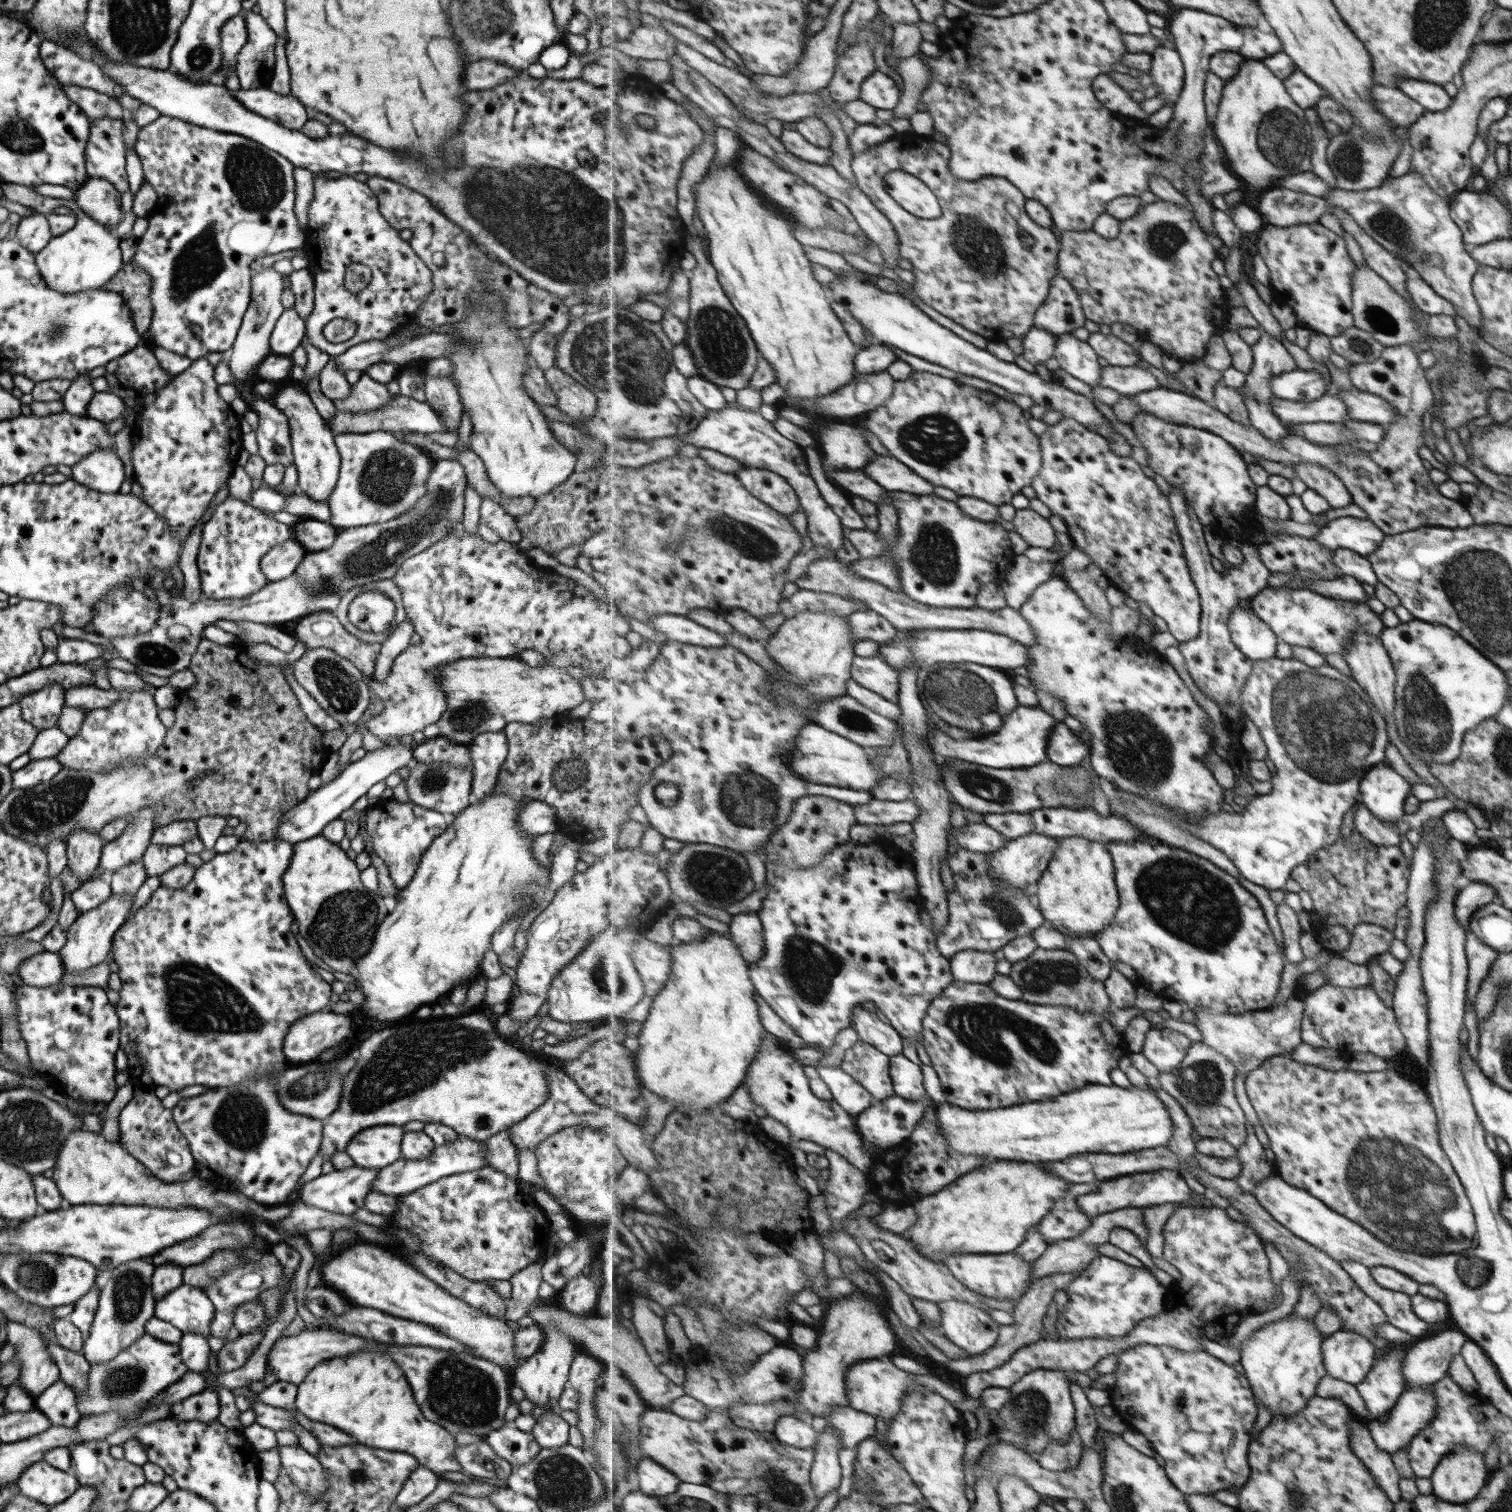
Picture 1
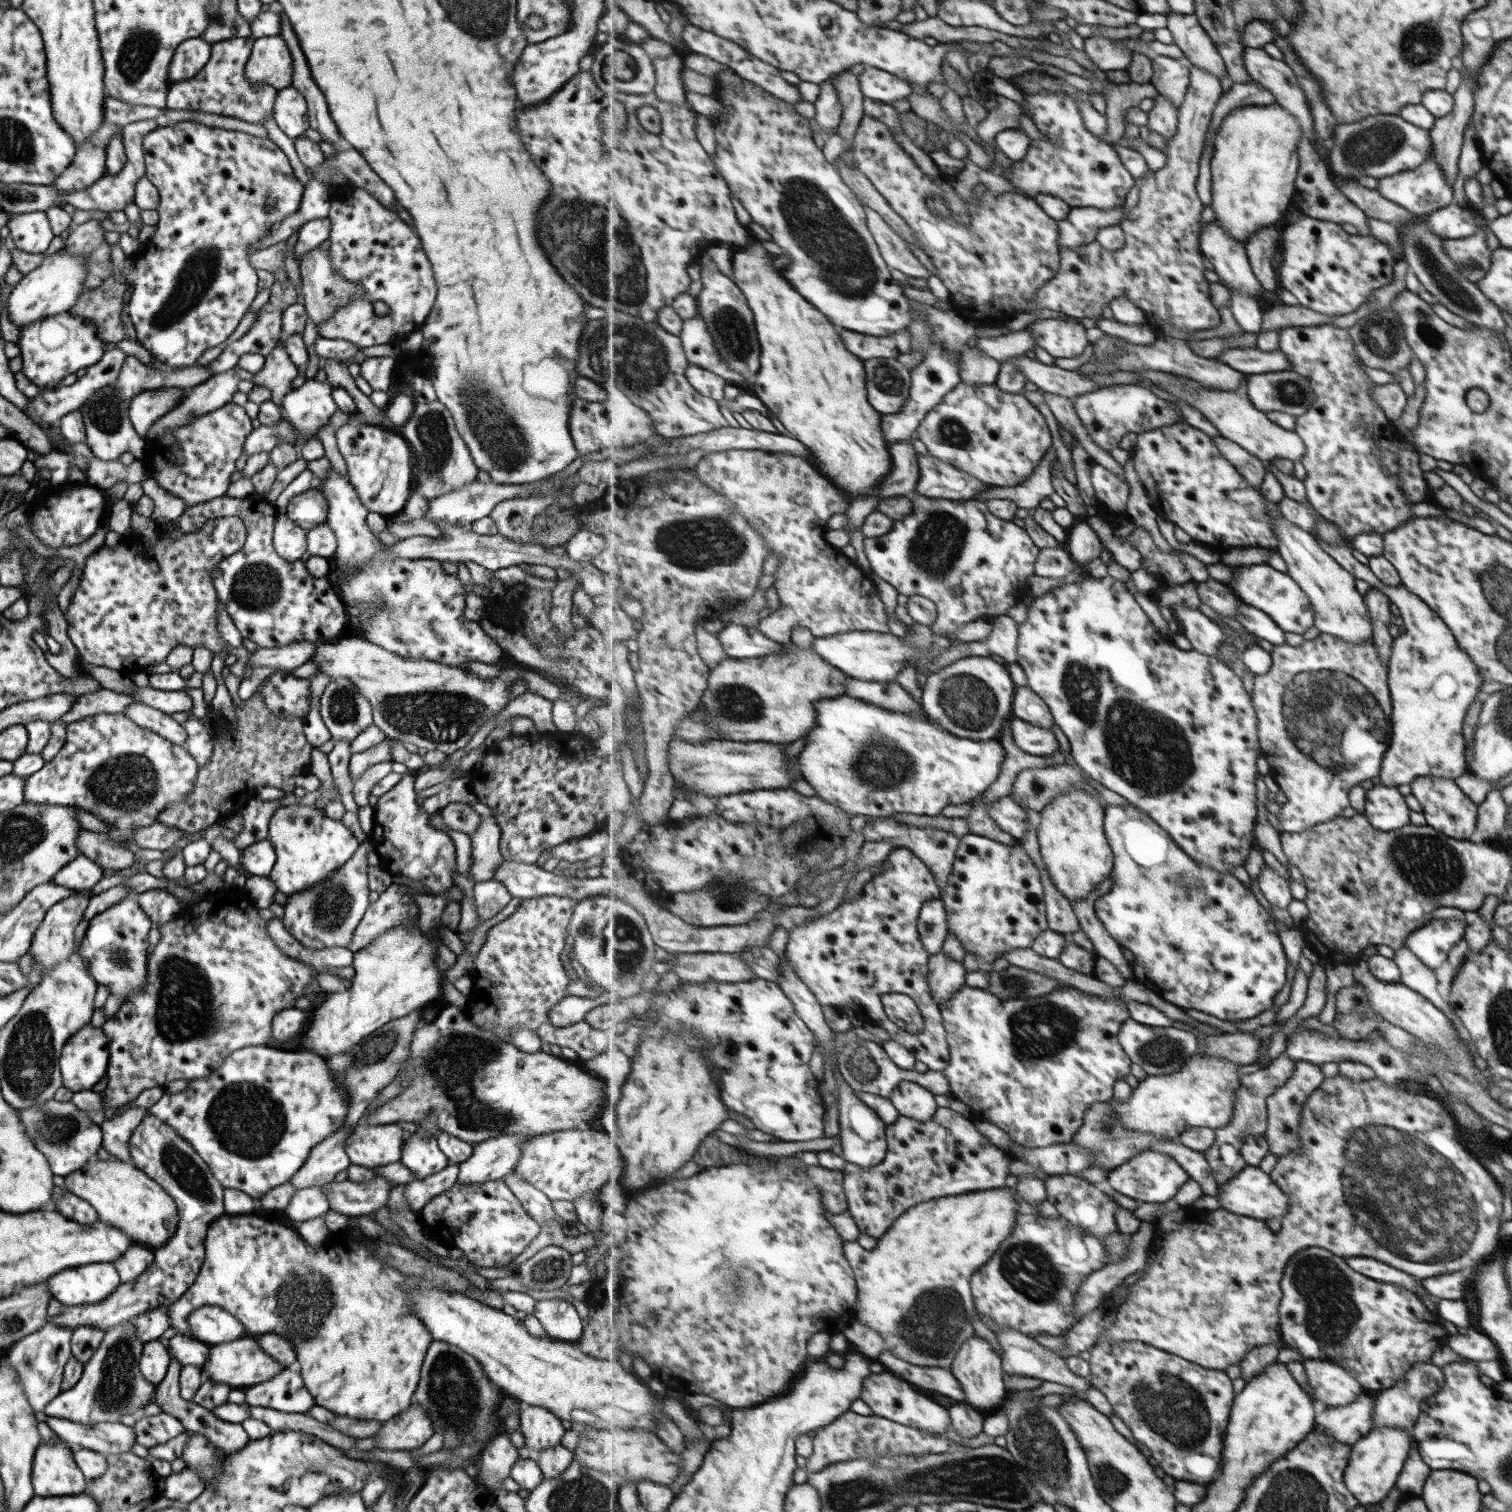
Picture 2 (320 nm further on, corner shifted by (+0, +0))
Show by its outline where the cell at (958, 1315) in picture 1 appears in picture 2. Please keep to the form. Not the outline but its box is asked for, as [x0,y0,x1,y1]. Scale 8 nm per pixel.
[950,1333,1009,1414]

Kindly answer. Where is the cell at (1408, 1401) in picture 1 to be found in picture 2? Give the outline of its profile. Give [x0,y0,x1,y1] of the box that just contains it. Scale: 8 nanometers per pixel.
[1343,1427,1411,1507]

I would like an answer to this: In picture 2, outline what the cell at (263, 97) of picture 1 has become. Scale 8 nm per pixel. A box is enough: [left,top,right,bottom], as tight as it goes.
[271,86,308,139]

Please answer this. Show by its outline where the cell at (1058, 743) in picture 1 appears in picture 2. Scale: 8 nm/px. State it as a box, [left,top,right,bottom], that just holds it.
[1010,718,1059,757]

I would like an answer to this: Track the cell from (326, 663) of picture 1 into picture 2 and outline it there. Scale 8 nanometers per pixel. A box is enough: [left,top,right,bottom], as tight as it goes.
[318,679,372,740]

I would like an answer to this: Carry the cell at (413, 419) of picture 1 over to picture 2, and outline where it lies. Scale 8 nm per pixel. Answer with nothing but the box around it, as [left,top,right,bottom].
[242,420,299,458]

